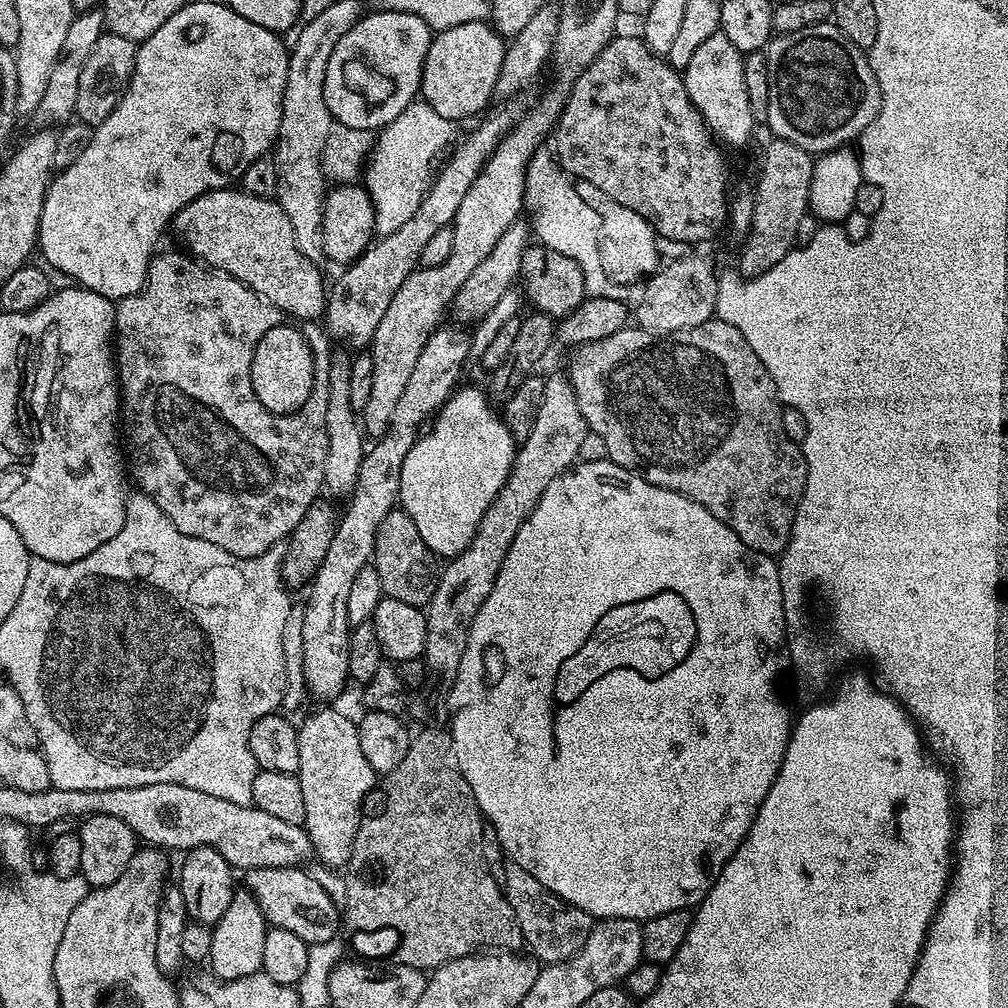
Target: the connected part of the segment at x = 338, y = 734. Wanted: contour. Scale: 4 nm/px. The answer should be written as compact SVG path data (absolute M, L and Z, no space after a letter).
M320 706L304 721L298 724L298 762L299 778L302 786L302 799L306 801L306 818L303 828L308 832L312 842L315 859L320 859L328 870L340 870L340 867L352 856L352 847L357 847L358 833L362 828L364 799L378 784L378 773L366 762L366 754L362 754L360 729L355 719L343 716L336 706Z

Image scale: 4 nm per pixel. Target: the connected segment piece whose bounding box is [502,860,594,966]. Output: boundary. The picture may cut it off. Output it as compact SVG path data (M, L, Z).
M508 860L502 875L502 891L508 904L516 915L516 925L520 927L523 943L528 944L527 951L541 965L563 964L586 942L594 927L593 917L578 906L568 904L558 894L554 894L534 874L522 870L518 862Z

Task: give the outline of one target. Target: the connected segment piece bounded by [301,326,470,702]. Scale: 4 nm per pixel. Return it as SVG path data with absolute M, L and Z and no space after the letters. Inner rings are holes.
M441 326L426 342L426 346L422 346L422 354L418 354L418 363L410 374L402 399L398 401L398 406L394 406L388 429L373 443L376 444L373 448L371 445L365 451L348 510L339 519L328 552L309 583L310 592L303 603L305 660L301 673L307 688L320 702L335 701L332 699L341 694L349 681L349 638L352 625L347 613L347 599L350 598L351 584L354 583L355 575L371 563L374 538L377 537L382 519L397 507L402 462L406 462L406 454L410 454L422 429L439 413L440 407L461 383L460 371L464 363L470 360L469 337L469 333L464 333L460 328Z

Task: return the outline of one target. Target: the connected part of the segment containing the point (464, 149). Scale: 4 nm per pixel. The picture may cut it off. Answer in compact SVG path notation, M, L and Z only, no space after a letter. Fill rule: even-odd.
M512 102L501 103L498 106L500 108L479 128L474 129L462 144L455 145L457 148L452 157L444 165L439 165L434 183L425 193L424 200L410 222L402 222L398 230L381 235L369 244L357 260L353 260L341 271L344 273L333 284L331 281L326 296L326 331L333 341L341 340L346 347L356 348L352 350L364 350L371 345L374 330L378 330L378 322L382 322L394 294L398 294L398 286L402 286L402 282L406 282L406 278L410 278L410 274L420 267L422 249L427 240L437 230L451 225L452 219L458 214L458 206L462 206L462 198L466 198L470 186L474 186L474 178L478 178L484 163L492 156L492 151L515 126L518 113L514 105Z

